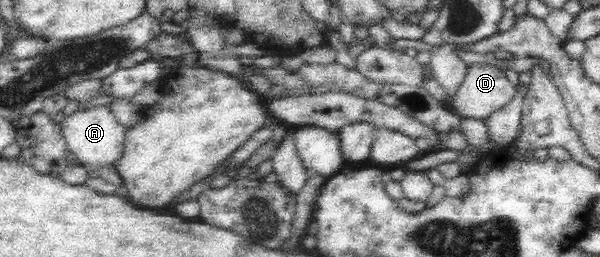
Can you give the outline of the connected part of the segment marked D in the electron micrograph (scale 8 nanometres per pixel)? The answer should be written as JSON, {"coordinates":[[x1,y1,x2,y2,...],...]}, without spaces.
{"coordinates":[[493,56,493,60,475,60,471,64,466,64,465,76,457,86,457,90,447,96,446,103,443,106,449,112,461,116,463,119,468,118,485,118,499,110,504,104,507,104,517,93,515,86,507,78,505,70,509,68,506,66,505,59]]}

